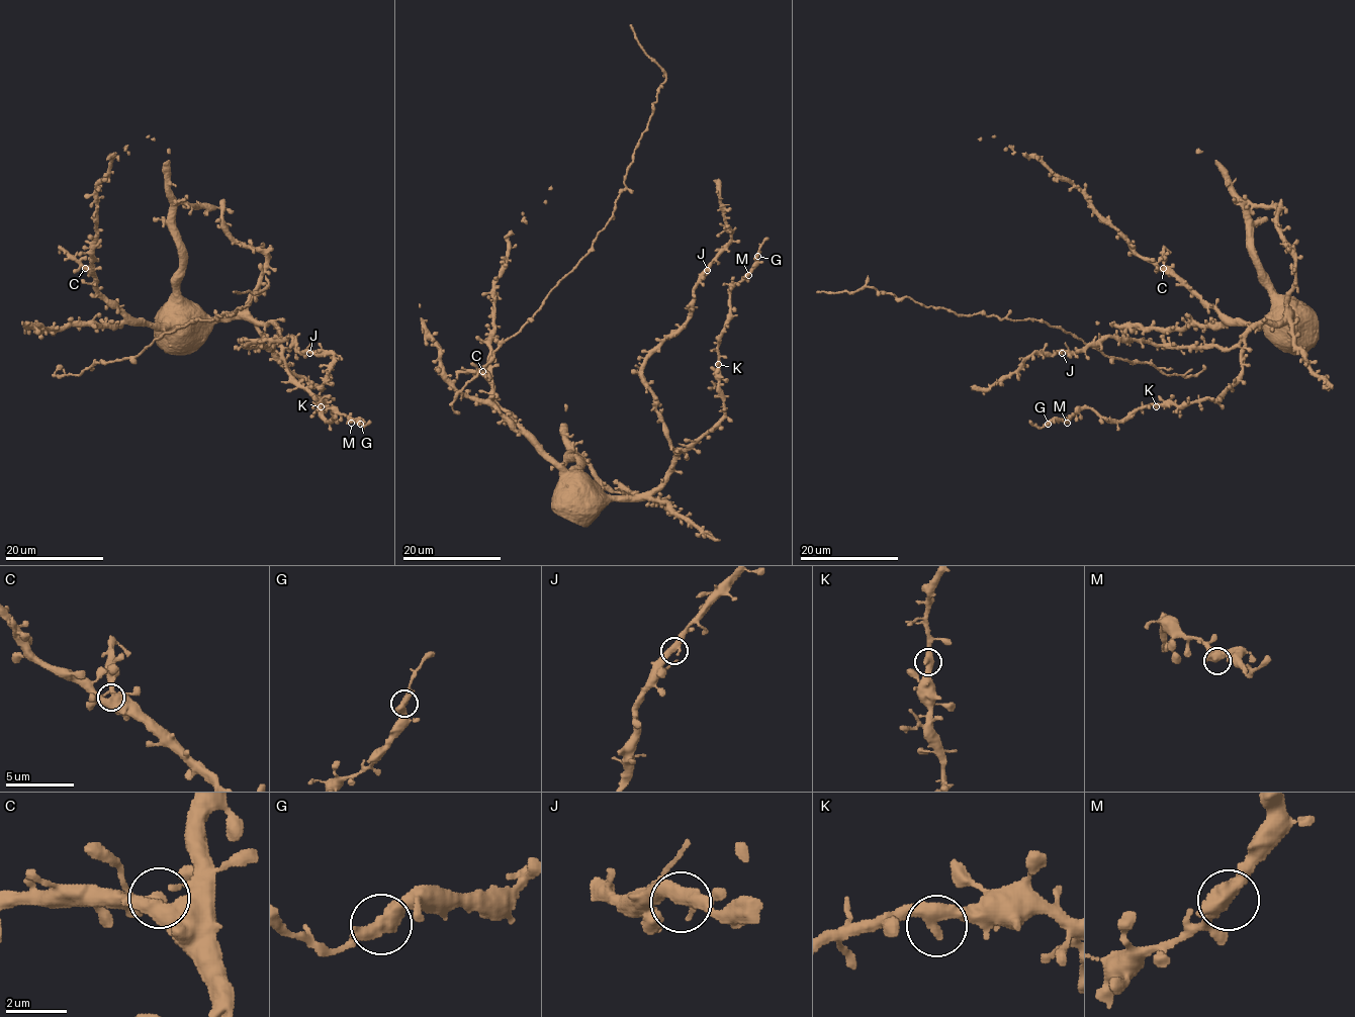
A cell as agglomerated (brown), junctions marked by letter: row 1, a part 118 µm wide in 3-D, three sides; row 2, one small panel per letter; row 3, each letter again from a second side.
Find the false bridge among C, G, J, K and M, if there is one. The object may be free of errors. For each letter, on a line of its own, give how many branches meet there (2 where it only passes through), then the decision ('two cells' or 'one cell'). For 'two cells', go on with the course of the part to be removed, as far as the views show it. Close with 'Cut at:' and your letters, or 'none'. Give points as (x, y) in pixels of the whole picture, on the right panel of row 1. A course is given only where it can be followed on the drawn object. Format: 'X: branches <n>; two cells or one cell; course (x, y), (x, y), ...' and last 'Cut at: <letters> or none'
C: branches 2; one cell
G: branches 2; one cell
J: branches 2; one cell
K: branches 2; one cell
M: branches 2; one cell
Cut at: none

